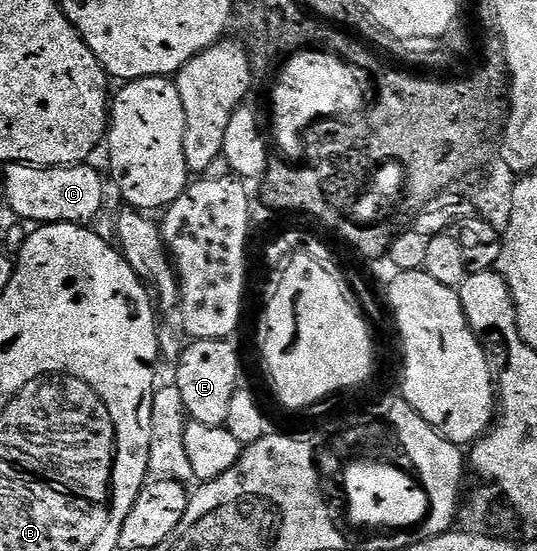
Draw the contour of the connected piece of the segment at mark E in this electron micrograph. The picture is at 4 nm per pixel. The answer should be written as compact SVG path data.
M191 340L183 353L178 353L179 361L175 364L173 384L181 392L184 410L191 420L205 426L226 425L229 418L229 401L236 388L240 387L239 352L226 340Z

